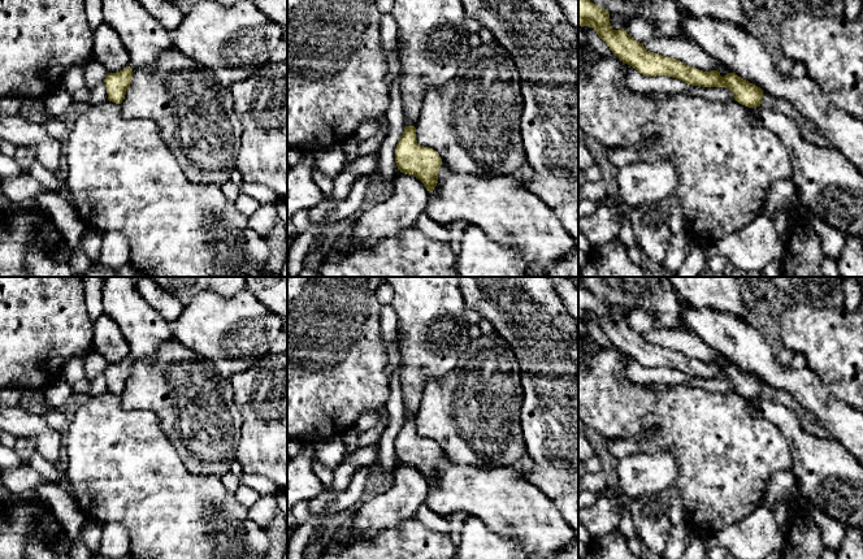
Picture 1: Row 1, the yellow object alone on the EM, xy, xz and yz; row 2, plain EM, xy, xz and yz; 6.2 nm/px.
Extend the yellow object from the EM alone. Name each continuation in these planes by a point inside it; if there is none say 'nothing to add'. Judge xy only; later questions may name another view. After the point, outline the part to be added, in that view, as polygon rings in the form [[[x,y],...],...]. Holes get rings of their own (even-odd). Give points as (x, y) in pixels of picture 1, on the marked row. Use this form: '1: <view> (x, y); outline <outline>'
nothing to add

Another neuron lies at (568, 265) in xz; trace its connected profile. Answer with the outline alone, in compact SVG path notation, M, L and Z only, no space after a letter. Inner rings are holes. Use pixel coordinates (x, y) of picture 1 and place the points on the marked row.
M578 247L547 269L546 277L578 277Z

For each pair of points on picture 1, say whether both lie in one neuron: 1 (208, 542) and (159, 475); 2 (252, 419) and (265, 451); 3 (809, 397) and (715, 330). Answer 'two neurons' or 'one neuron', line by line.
1: one neuron
2: one neuron
3: one neuron

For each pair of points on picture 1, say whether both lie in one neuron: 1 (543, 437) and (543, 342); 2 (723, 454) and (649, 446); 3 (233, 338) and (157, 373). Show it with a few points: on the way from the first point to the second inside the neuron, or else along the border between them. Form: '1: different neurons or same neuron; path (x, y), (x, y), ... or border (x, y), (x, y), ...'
1: same neuron; path (543, 414), (543, 365)
2: same neuron; path (705, 441), (667, 441)
3: different neurons; border (173, 336), (191, 351), (206, 358), (220, 375)

